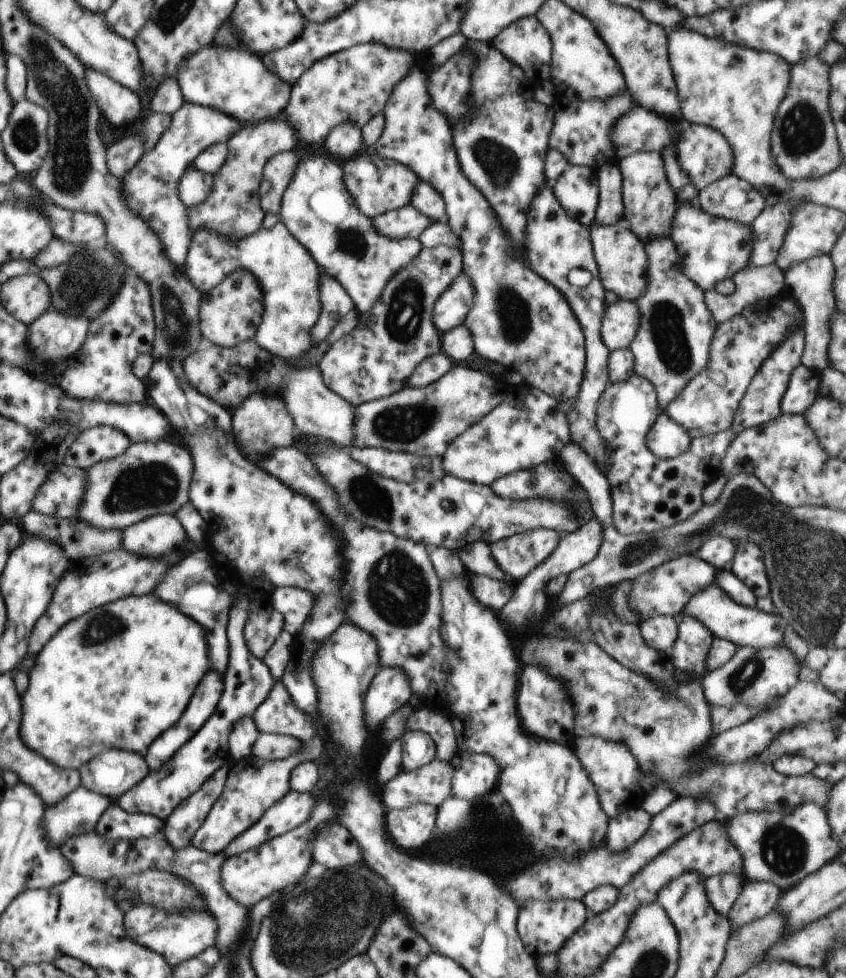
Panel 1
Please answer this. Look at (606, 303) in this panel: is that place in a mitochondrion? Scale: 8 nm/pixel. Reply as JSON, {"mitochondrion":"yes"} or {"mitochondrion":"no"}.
{"mitochondrion":"no"}

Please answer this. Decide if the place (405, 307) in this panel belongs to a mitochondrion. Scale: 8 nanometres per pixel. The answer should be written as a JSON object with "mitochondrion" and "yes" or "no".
{"mitochondrion":"yes"}

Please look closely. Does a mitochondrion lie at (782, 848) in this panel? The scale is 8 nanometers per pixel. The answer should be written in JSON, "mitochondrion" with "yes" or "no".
{"mitochondrion":"yes"}

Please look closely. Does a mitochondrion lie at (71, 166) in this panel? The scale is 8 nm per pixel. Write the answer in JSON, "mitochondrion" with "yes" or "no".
{"mitochondrion":"yes"}

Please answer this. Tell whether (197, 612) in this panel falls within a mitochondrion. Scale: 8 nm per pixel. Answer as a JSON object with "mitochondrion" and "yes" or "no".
{"mitochondrion":"no"}

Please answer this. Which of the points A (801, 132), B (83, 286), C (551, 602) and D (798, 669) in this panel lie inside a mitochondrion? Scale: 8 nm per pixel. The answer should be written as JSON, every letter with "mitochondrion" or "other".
{"A":"mitochondrion","B":"mitochondrion","C":"other","D":"other"}

